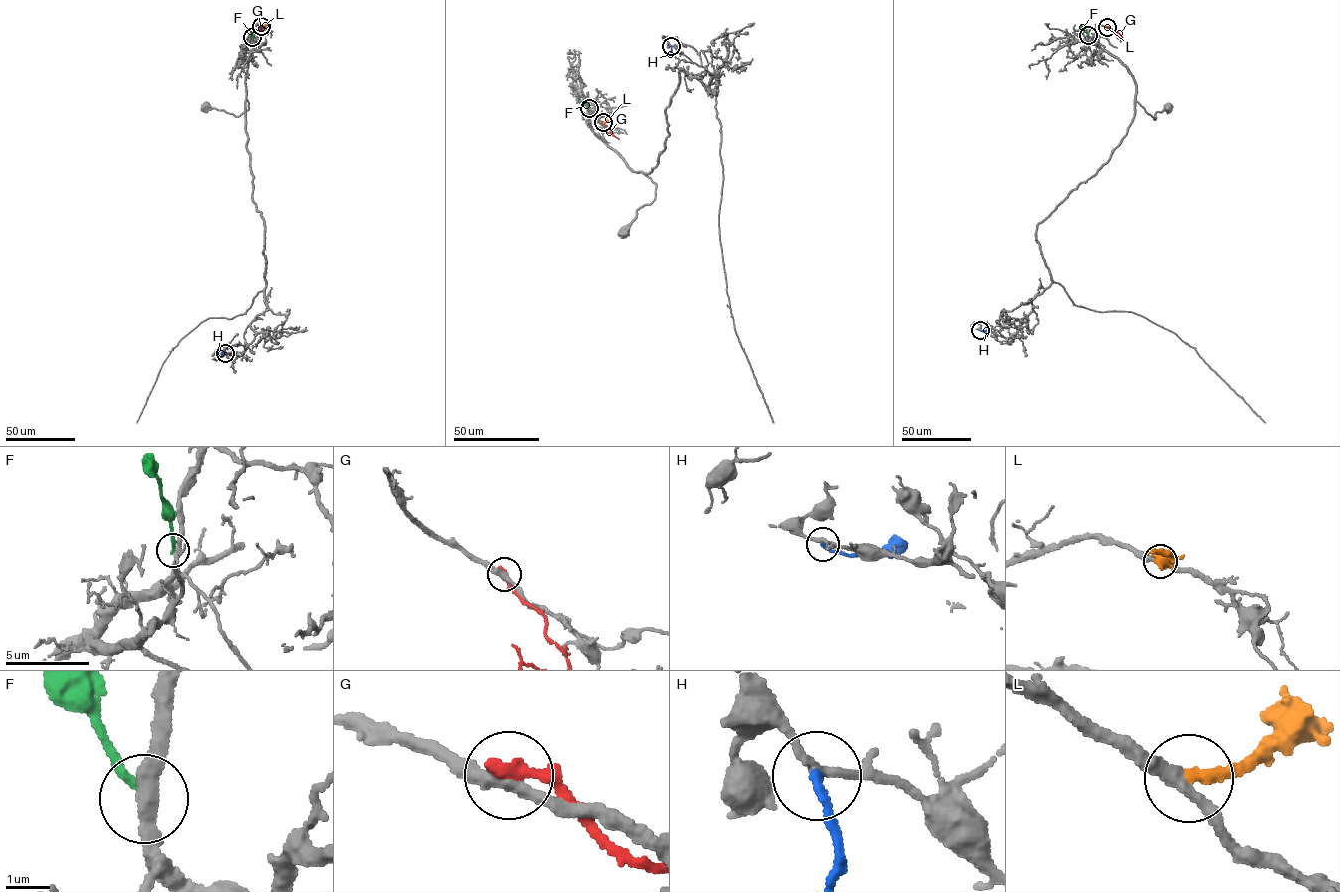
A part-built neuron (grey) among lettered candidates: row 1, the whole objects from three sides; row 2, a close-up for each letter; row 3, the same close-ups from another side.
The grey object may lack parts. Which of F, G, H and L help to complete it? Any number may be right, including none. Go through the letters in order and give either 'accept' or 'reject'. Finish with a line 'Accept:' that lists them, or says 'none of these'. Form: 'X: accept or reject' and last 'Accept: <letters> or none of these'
F: reject
G: reject
H: reject
L: accept
Accept: L

